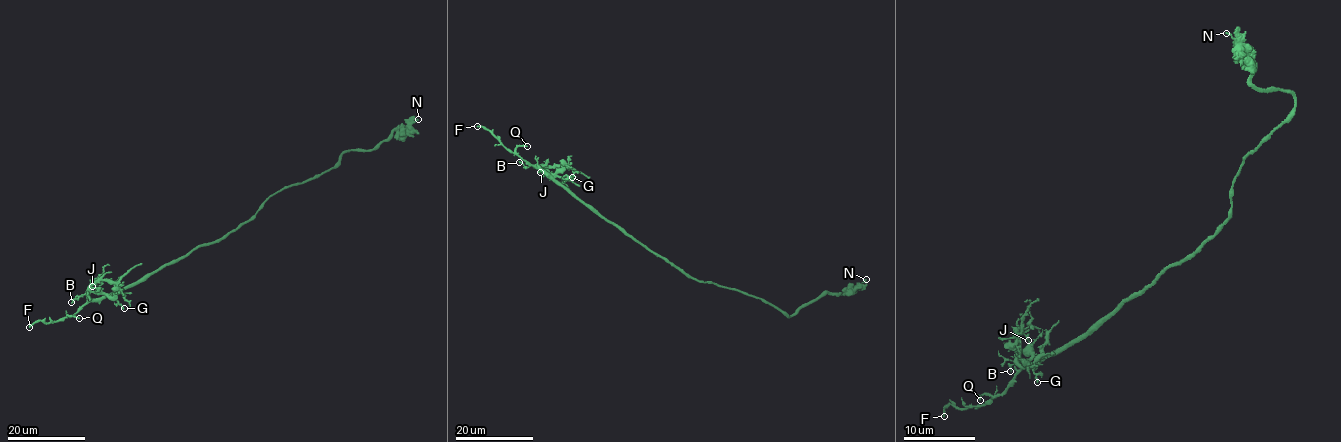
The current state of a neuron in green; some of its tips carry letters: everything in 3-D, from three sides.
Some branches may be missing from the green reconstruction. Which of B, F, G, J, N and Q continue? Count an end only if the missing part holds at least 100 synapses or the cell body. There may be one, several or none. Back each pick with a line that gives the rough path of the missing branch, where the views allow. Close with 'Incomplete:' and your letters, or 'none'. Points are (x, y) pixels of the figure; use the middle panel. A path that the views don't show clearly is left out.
Incomplete: F

